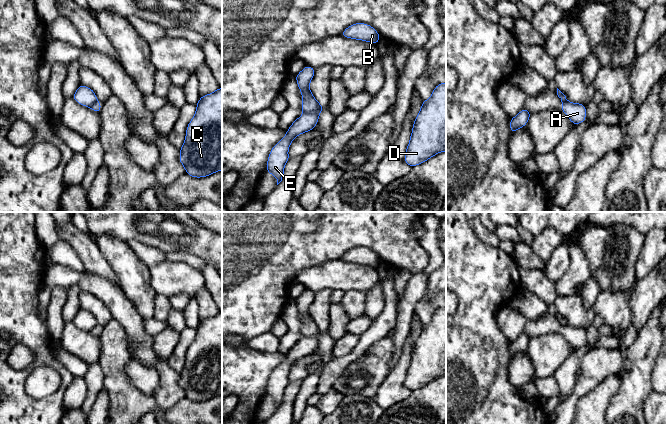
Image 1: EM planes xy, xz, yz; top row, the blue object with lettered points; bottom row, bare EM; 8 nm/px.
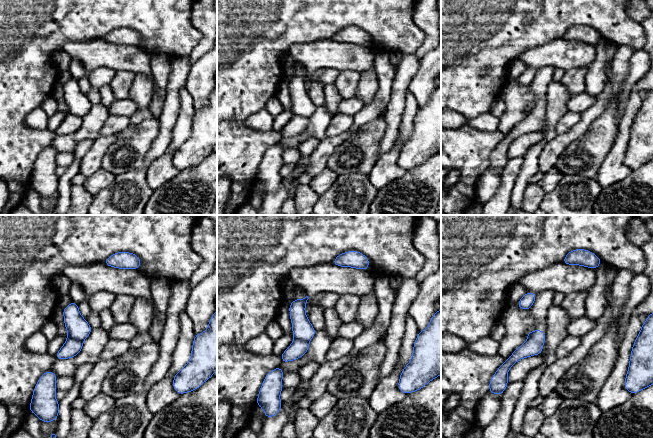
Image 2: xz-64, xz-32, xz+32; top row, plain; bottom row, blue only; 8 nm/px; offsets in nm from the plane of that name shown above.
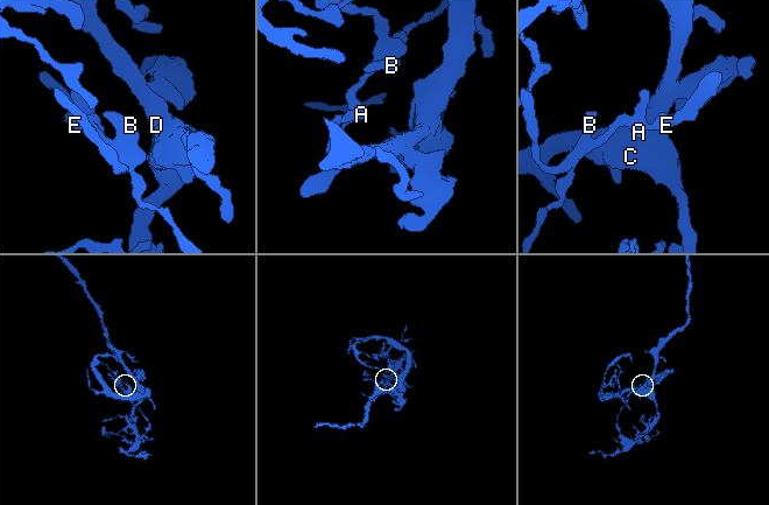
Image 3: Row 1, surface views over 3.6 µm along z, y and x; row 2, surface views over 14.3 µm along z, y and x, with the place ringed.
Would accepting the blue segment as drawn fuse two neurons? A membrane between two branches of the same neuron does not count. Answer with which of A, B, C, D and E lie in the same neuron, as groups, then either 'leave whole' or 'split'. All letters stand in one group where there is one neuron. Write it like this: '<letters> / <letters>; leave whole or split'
A E / B C D; split

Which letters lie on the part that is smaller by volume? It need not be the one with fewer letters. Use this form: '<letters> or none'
A, E

